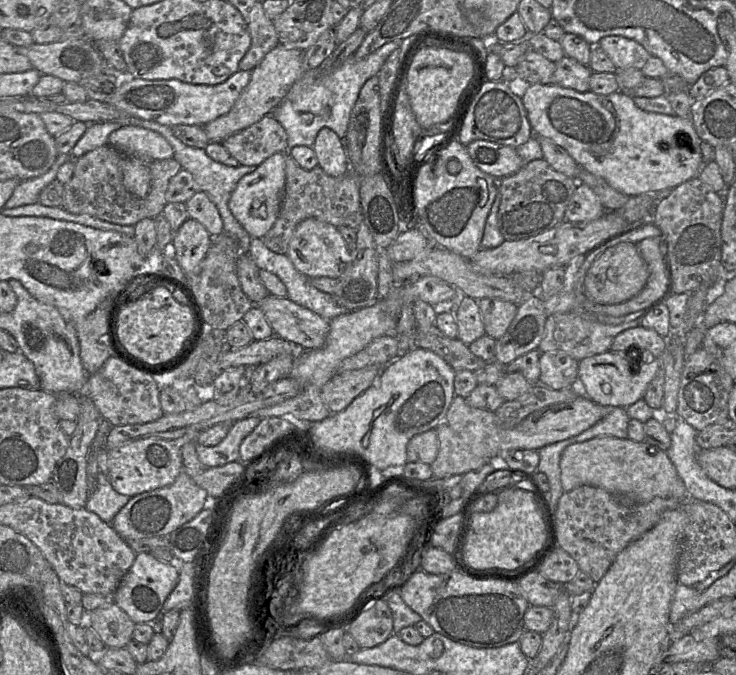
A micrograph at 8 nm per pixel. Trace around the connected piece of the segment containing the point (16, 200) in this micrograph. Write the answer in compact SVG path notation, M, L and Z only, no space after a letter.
M70 153L59 154L52 167L46 173L21 181L4 204L4 208L15 208L37 203L42 189L56 179L58 169L68 160L74 160Z

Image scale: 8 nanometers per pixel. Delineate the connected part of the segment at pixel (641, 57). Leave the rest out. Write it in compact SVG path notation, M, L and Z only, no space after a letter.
M622 36L604 37L598 46L608 55L617 69L641 70L651 57L641 44Z

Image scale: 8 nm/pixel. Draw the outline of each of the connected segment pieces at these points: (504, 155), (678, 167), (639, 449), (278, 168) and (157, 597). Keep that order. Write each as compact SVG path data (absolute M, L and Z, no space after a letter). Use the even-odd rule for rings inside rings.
M475 140L466 146L474 164L495 179L517 173L525 164L517 150L486 140Z
M532 84L526 89L525 94L521 100L527 111L527 116L533 129L534 135L543 136L553 140L556 144L563 147L581 168L584 168L592 174L603 178L614 189L626 195L635 196L648 191L671 190L681 183L696 177L704 165L704 162L700 149L702 140L698 136L692 120L684 119L676 115L664 115L646 112L635 105L634 98L635 97L632 97L629 94L621 91L608 95L601 95L590 91L580 93L576 90L560 87L554 84ZM663 143L668 145L666 150L663 150L661 147Z
M599 436L571 444L562 452L560 470L564 492L582 485L591 485L636 503L646 503L656 497L675 498L683 502L688 500L684 482L666 452L629 438Z
M286 152L268 157L253 172L244 175L231 194L229 209L252 238L262 238L277 220L286 183L285 158Z
M149 553L136 554L136 558L132 566L125 574L115 591L115 604L119 608L121 608L135 624L155 622L155 620L160 617L164 602L178 583L178 563L186 562L176 562L176 564L168 564L154 558Z

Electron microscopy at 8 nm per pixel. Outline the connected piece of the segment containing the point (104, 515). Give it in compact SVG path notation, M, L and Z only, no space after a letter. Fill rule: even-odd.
M99 470L97 489L89 495L85 508L111 524L116 514L129 502L130 498L116 492L108 478Z

